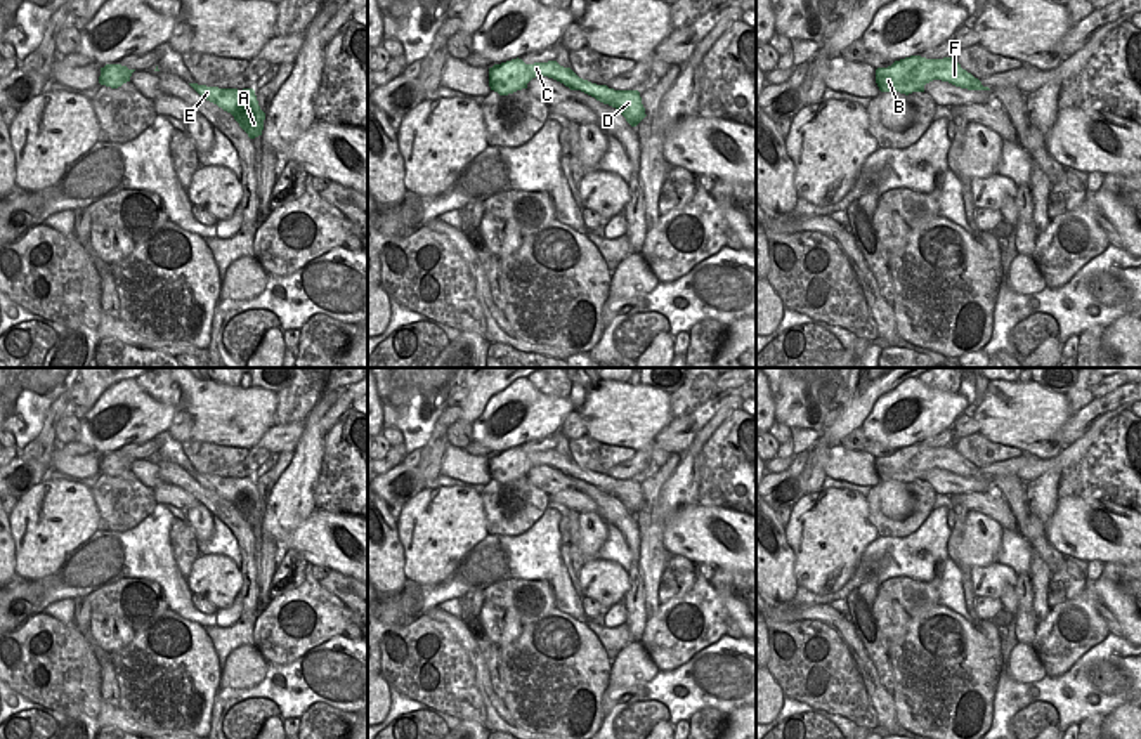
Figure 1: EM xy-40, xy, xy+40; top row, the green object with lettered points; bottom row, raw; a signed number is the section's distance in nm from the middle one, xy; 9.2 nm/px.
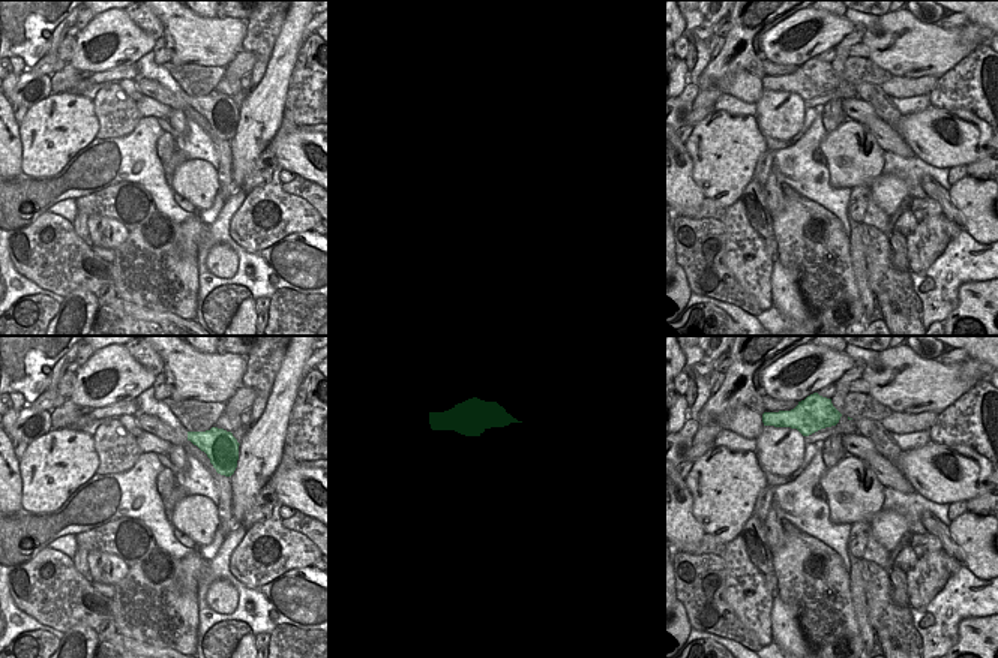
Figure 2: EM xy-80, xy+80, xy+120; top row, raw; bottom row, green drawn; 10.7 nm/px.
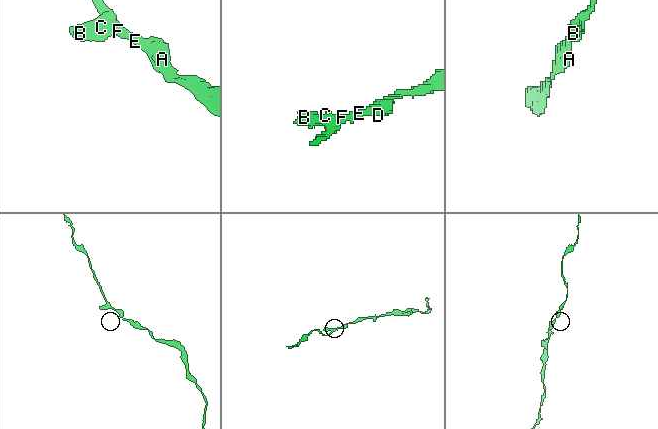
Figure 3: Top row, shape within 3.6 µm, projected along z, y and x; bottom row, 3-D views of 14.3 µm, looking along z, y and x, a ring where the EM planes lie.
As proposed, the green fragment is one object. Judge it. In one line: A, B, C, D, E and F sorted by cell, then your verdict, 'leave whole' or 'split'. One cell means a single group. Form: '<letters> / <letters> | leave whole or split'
A B C D E F | leave whole

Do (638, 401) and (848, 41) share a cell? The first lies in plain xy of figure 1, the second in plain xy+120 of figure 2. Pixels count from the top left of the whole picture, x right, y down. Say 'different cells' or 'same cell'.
different cells

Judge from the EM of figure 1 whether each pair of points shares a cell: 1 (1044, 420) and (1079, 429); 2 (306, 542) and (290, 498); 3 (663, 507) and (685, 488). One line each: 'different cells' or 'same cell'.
1: different cells
2: different cells
3: same cell

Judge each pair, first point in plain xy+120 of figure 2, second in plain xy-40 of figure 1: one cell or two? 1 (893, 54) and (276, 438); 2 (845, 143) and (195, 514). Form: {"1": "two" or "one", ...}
{"1": "two", "2": "one"}

